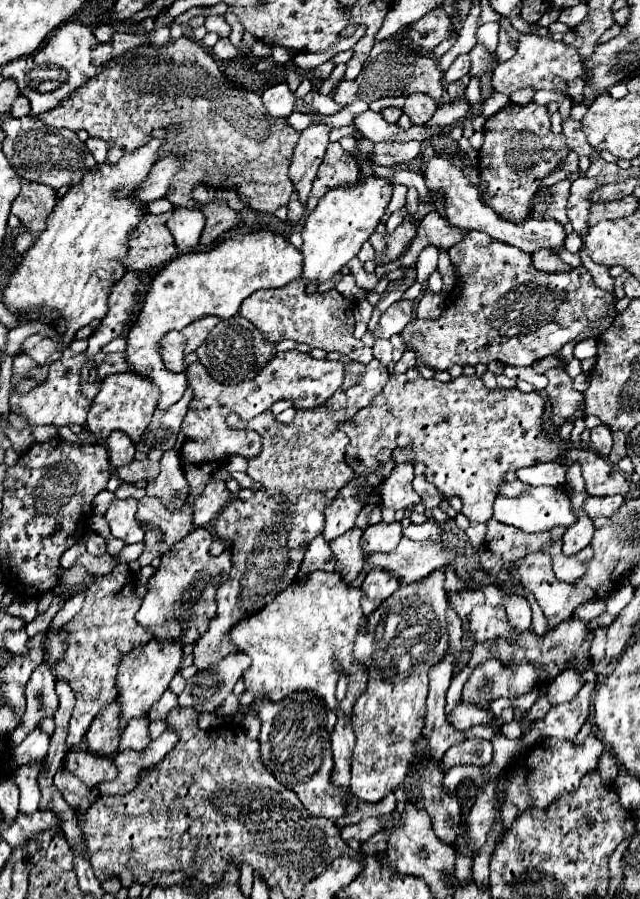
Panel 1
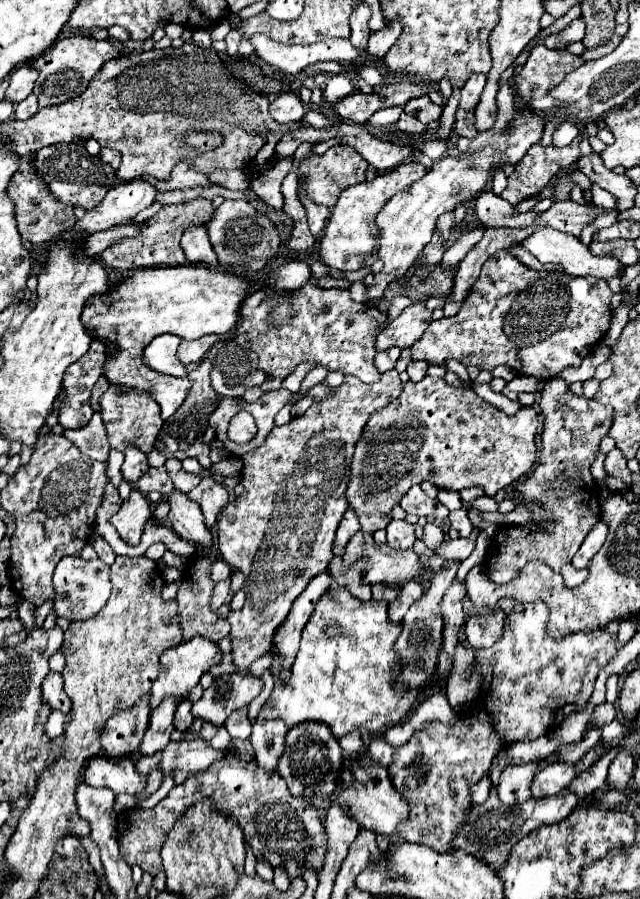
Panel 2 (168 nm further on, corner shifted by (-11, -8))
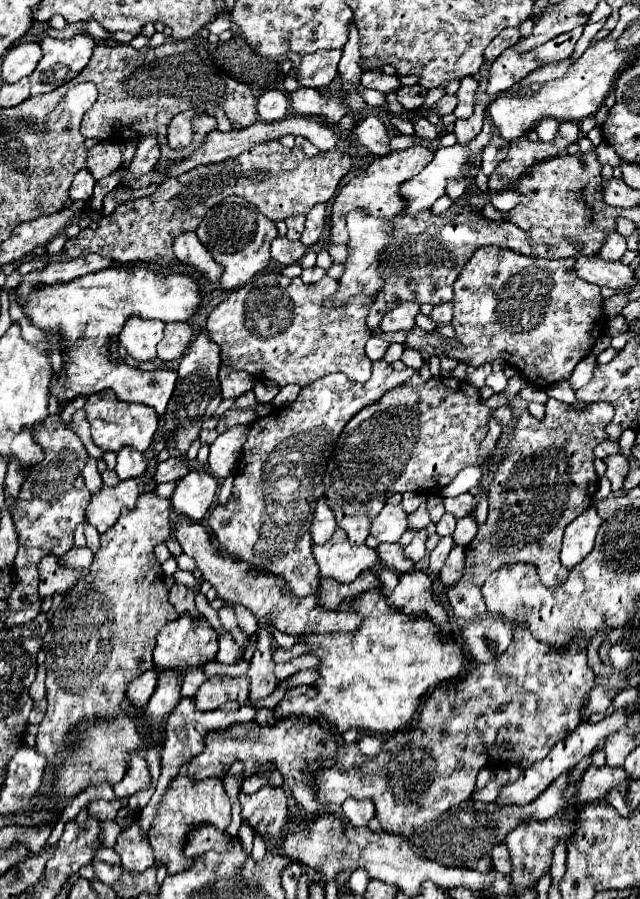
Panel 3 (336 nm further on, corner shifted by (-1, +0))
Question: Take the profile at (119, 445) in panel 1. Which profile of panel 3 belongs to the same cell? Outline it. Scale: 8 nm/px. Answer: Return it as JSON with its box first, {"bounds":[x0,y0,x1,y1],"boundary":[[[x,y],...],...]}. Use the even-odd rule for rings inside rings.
{"bounds":[116,449,146,481],"boundary":[[[122,449],[118,453],[118,461],[116,461],[116,473],[120,477],[120,481],[124,479],[136,479],[136,477],[142,477],[146,473],[146,455],[140,453],[140,451],[134,451],[134,449]]]}

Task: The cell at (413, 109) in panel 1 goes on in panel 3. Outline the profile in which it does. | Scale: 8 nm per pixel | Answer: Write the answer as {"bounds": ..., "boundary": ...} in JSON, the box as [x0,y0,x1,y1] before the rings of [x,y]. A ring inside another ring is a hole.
{"bounds":[398,85,426,109],"boundary":[[[402,85],[398,91],[398,103],[402,103],[406,109],[420,109],[426,99],[426,89],[422,85]]]}

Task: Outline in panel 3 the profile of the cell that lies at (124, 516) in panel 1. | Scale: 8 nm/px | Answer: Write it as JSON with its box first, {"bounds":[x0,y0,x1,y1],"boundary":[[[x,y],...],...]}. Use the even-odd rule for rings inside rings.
{"bounds":[86,479,140,533],"boundary":[[[134,479],[120,481],[116,487],[102,487],[100,493],[92,495],[92,501],[86,509],[86,521],[90,521],[98,533],[104,533],[116,523],[124,507],[132,509],[136,505],[140,491]]]}

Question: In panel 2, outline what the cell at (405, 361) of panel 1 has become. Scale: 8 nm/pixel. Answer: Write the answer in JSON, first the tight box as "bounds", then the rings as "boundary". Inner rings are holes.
{"bounds":[406,361,428,383],"boundary":[[[410,361],[406,373],[410,375],[410,381],[416,383],[416,381],[420,381],[426,375],[426,369],[428,369],[428,363],[424,363],[424,361]]]}

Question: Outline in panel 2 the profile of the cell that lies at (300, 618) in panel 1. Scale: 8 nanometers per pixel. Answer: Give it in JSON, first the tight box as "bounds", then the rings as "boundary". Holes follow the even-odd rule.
{"bounds":[256,589,418,737],"boundary":[[[346,589],[328,591],[320,599],[318,607],[314,609],[310,621],[306,623],[302,631],[300,651],[294,659],[294,665],[286,683],[282,681],[280,655],[272,647],[270,653],[274,663],[270,667],[270,673],[276,679],[276,685],[270,699],[260,709],[256,719],[262,719],[262,721],[282,719],[288,727],[294,727],[302,721],[324,721],[326,725],[330,725],[334,737],[344,737],[352,731],[376,735],[376,733],[382,733],[386,727],[402,721],[410,713],[410,707],[418,697],[418,691],[406,693],[406,689],[400,689],[400,691],[390,689],[392,677],[396,677],[396,673],[400,671],[400,663],[392,651],[392,645],[396,637],[400,635],[400,625],[388,621],[386,607],[388,607],[386,601],[376,601],[376,599],[358,601]]]}

